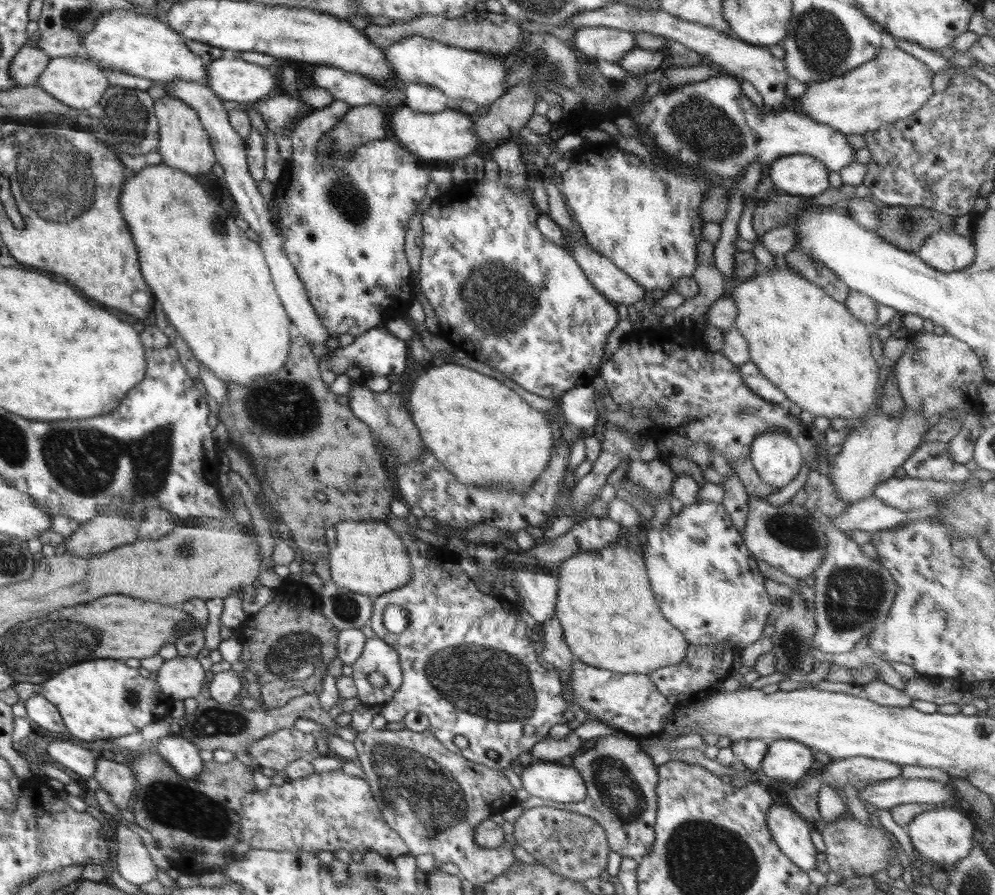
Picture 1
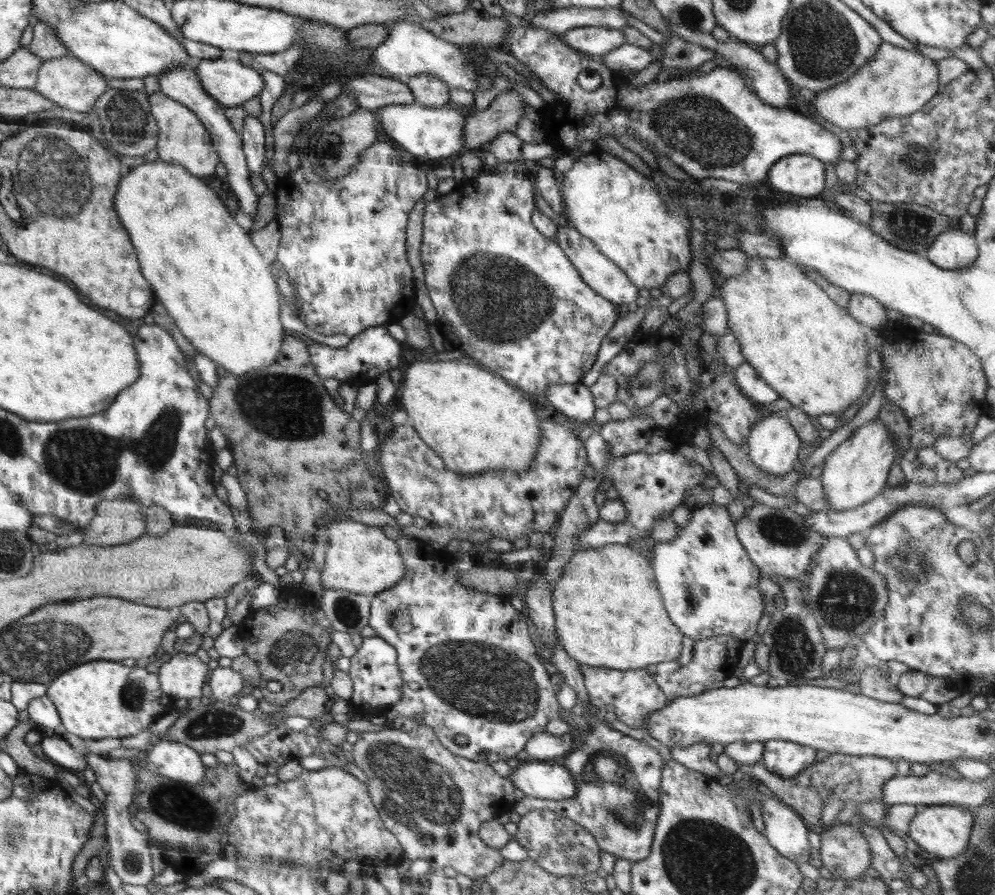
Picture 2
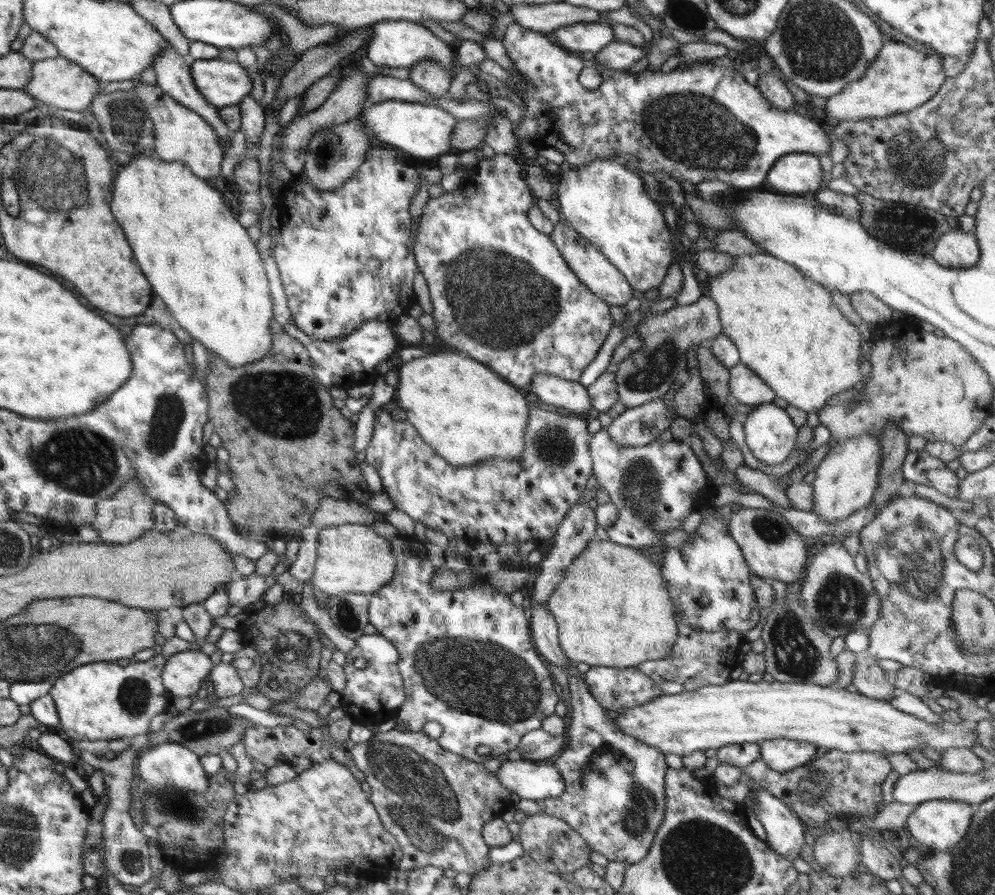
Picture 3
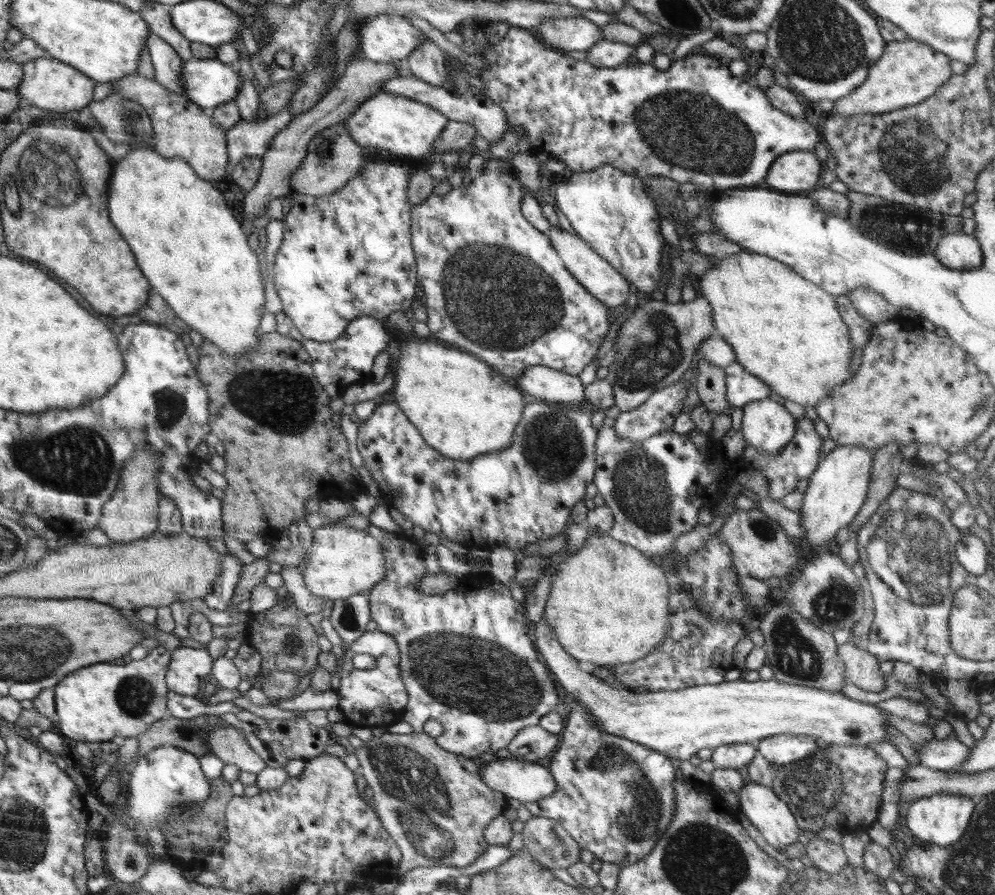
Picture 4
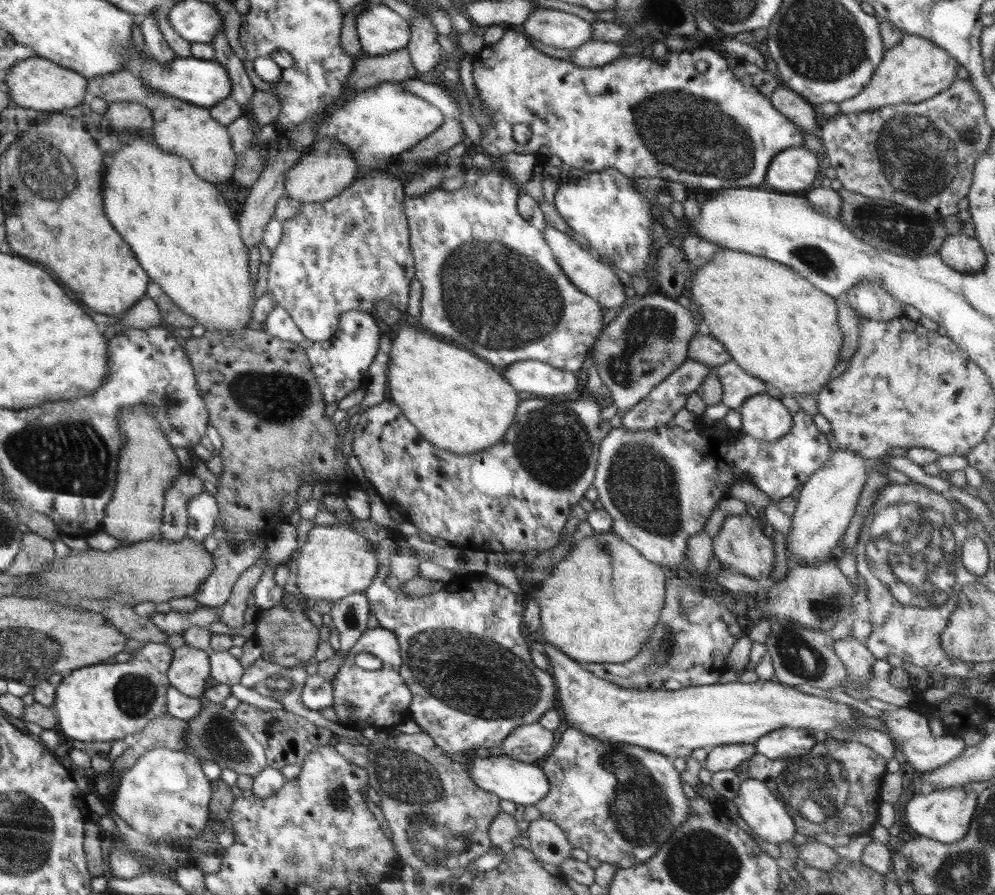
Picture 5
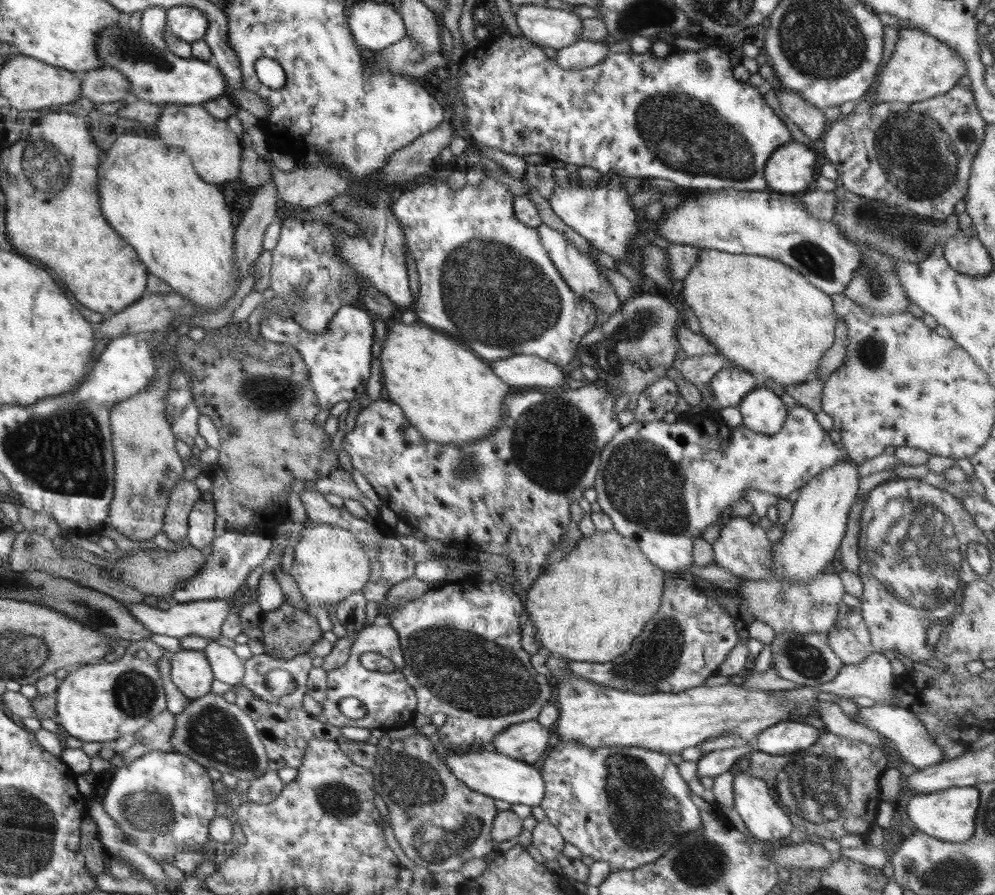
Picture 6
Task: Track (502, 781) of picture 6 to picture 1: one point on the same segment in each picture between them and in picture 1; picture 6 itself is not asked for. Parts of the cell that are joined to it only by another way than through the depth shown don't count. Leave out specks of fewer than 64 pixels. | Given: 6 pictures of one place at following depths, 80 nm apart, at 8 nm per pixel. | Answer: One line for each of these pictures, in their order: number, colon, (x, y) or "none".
1: (549, 780)
2: (544, 780)
3: (534, 780)
4: (519, 780)
5: (523, 783)

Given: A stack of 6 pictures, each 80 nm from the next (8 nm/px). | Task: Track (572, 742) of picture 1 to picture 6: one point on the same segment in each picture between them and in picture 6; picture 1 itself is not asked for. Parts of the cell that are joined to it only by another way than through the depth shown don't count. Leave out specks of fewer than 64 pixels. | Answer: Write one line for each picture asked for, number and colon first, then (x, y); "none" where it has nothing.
2: (543, 746)
3: (536, 745)
4: (532, 743)
5: (528, 743)
6: (525, 741)

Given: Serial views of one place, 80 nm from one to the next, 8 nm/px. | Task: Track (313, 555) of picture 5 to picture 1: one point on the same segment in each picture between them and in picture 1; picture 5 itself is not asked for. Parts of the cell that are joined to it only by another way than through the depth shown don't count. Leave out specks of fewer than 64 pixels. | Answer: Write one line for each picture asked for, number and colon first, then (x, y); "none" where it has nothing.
1: (369, 558)
2: (360, 558)
3: (352, 558)
4: (342, 562)

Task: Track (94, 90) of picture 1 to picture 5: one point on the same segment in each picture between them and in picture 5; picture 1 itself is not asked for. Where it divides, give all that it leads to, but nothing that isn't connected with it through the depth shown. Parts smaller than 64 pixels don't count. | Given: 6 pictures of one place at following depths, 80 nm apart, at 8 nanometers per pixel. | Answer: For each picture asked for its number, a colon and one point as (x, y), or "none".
2: (67, 81)
3: (58, 82)
4: (48, 83)
5: (35, 82)

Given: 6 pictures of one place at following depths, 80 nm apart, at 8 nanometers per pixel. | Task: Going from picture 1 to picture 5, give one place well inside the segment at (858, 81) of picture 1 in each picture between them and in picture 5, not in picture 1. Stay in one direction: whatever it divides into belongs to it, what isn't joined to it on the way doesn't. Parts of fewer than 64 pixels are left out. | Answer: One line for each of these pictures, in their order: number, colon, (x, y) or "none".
2: (895, 82)
3: (900, 78)
4: (908, 72)
5: (915, 69)

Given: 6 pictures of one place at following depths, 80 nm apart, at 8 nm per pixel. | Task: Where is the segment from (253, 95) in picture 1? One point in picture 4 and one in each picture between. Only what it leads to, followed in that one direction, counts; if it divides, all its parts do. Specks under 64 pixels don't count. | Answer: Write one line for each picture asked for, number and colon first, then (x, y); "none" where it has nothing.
2: (230, 82)
3: (221, 83)
4: (208, 83)

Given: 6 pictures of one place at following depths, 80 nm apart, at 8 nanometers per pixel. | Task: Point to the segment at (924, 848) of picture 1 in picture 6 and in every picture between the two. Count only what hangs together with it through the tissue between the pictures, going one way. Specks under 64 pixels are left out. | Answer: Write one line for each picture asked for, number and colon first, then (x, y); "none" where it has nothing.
2: (943, 831)
3: (938, 825)
4: (942, 819)
5: (945, 815)
6: (949, 815)

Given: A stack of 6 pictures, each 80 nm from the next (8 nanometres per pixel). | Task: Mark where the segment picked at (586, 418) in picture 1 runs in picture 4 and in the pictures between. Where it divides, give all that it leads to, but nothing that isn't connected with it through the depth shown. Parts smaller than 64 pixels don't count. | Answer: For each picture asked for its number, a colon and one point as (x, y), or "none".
2: (575, 401)
3: (572, 396)
4: (546, 384)

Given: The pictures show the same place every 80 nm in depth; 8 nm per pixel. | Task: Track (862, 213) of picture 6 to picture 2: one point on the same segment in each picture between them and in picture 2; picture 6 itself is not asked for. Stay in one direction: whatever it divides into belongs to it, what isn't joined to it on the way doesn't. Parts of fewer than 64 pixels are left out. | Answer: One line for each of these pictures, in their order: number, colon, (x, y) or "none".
2: (908, 226)
3: (910, 228)
4: (910, 229)
5: (882, 223)

